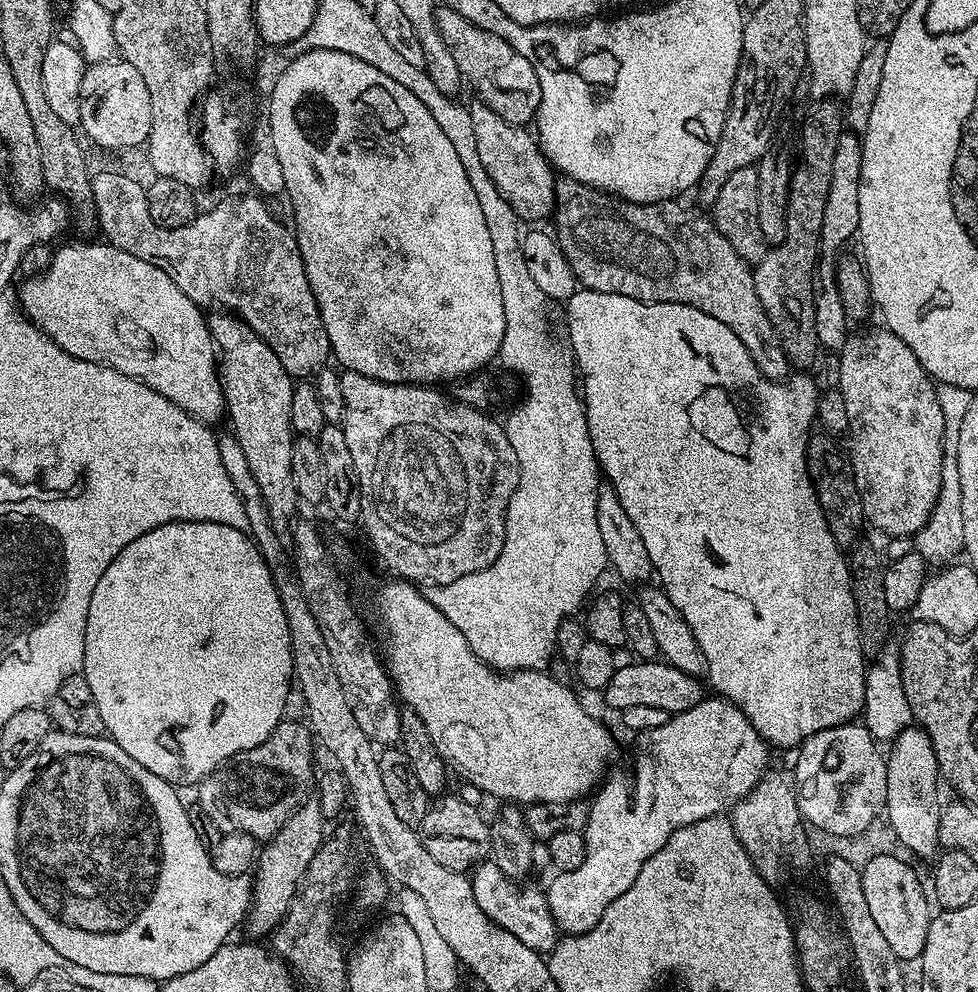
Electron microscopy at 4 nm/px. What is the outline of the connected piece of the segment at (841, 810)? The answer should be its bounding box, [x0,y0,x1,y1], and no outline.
[794,722,887,835]

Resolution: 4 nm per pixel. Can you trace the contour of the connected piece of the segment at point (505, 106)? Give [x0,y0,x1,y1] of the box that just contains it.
[436,6,540,126]

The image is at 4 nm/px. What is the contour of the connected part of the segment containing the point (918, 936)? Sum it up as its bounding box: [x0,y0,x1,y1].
[860,855,934,962]

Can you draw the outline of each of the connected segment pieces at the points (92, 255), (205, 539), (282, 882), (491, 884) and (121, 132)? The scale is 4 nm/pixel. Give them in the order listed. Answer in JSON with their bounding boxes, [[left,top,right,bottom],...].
[[18,243,226,426],[82,520,292,786],[246,798,326,937],[470,862,558,954],[79,58,150,148]]

